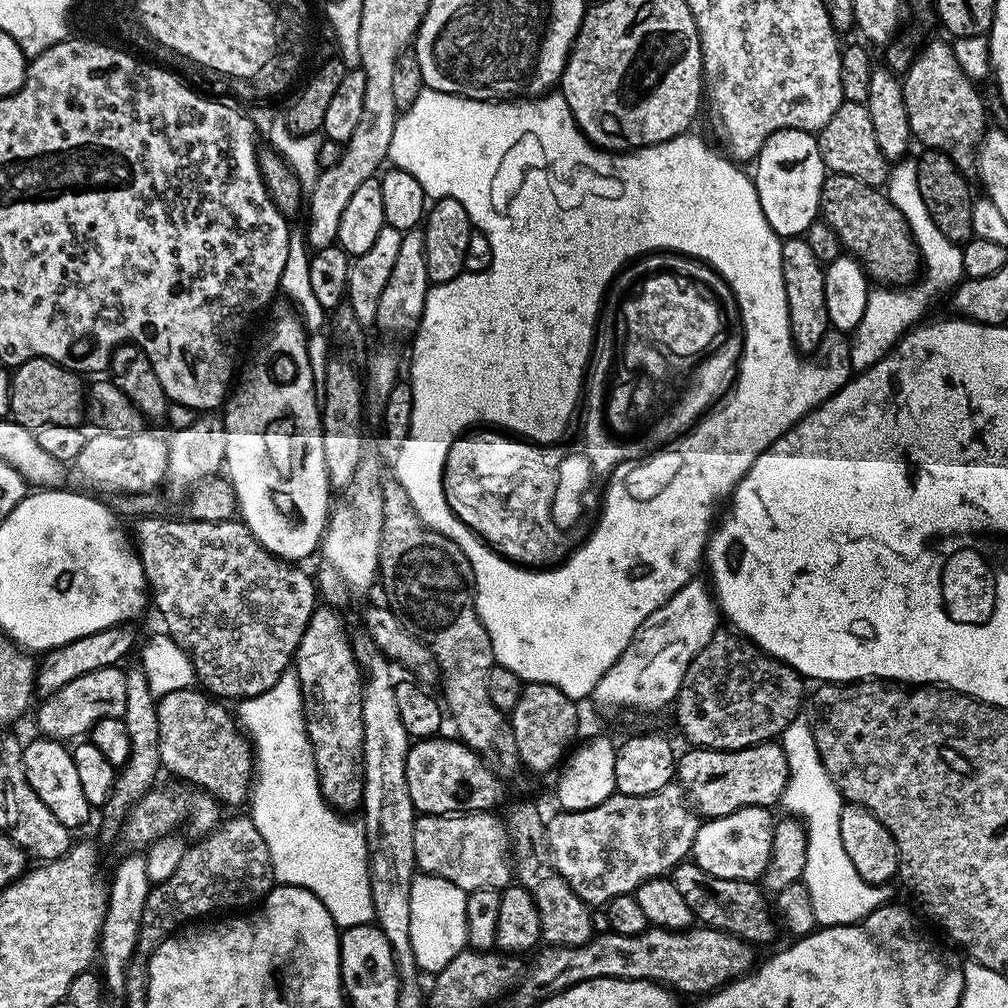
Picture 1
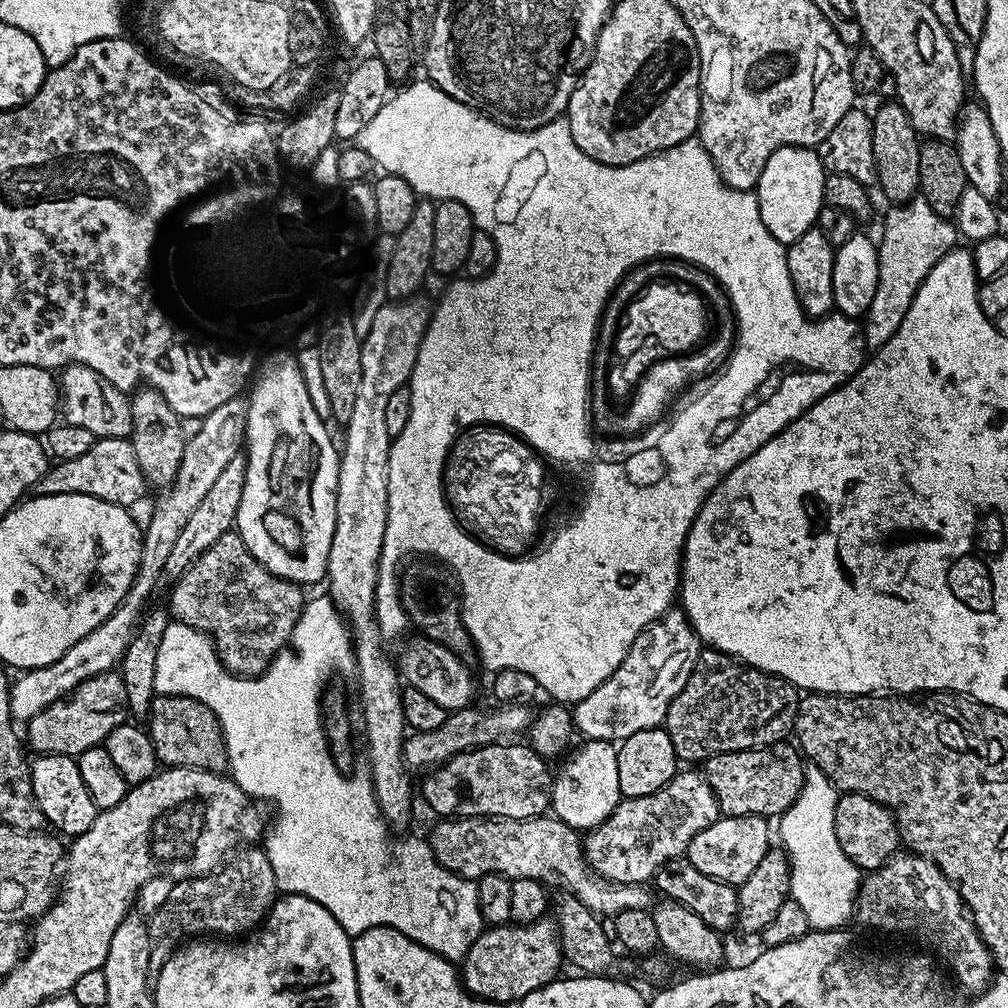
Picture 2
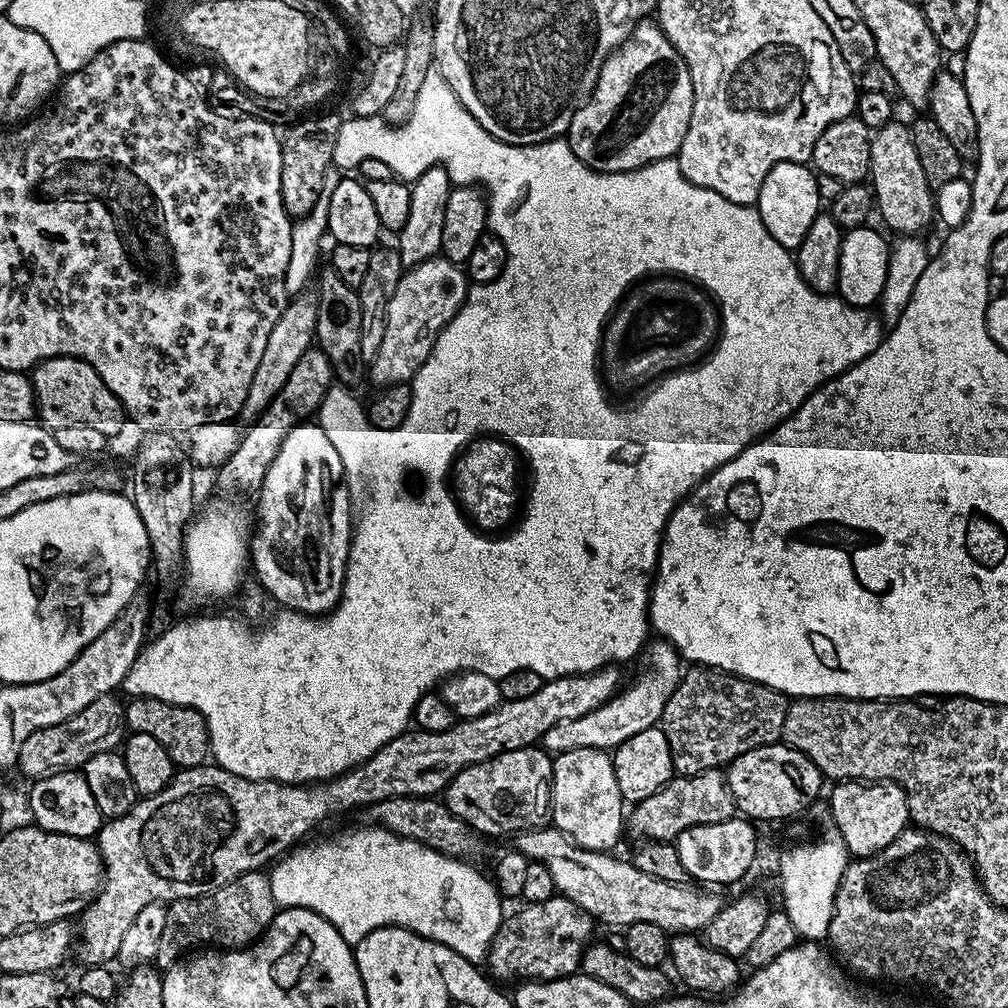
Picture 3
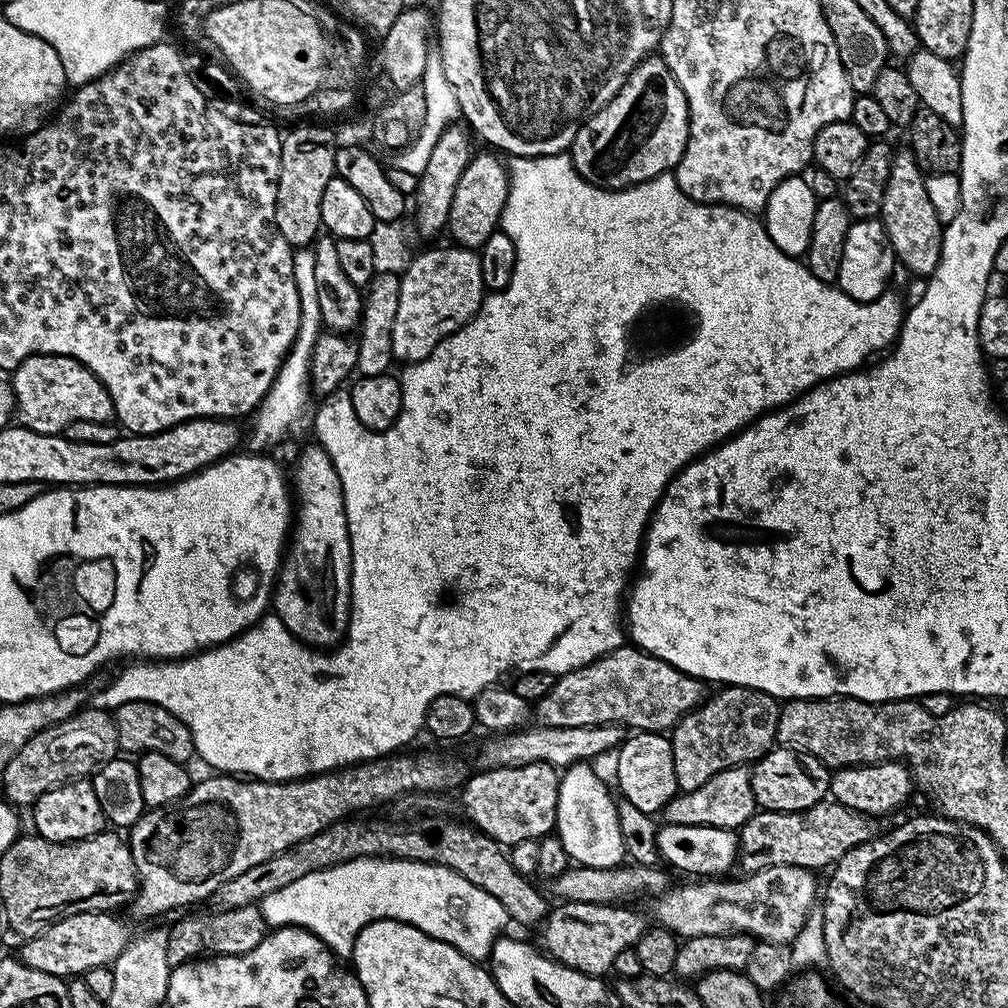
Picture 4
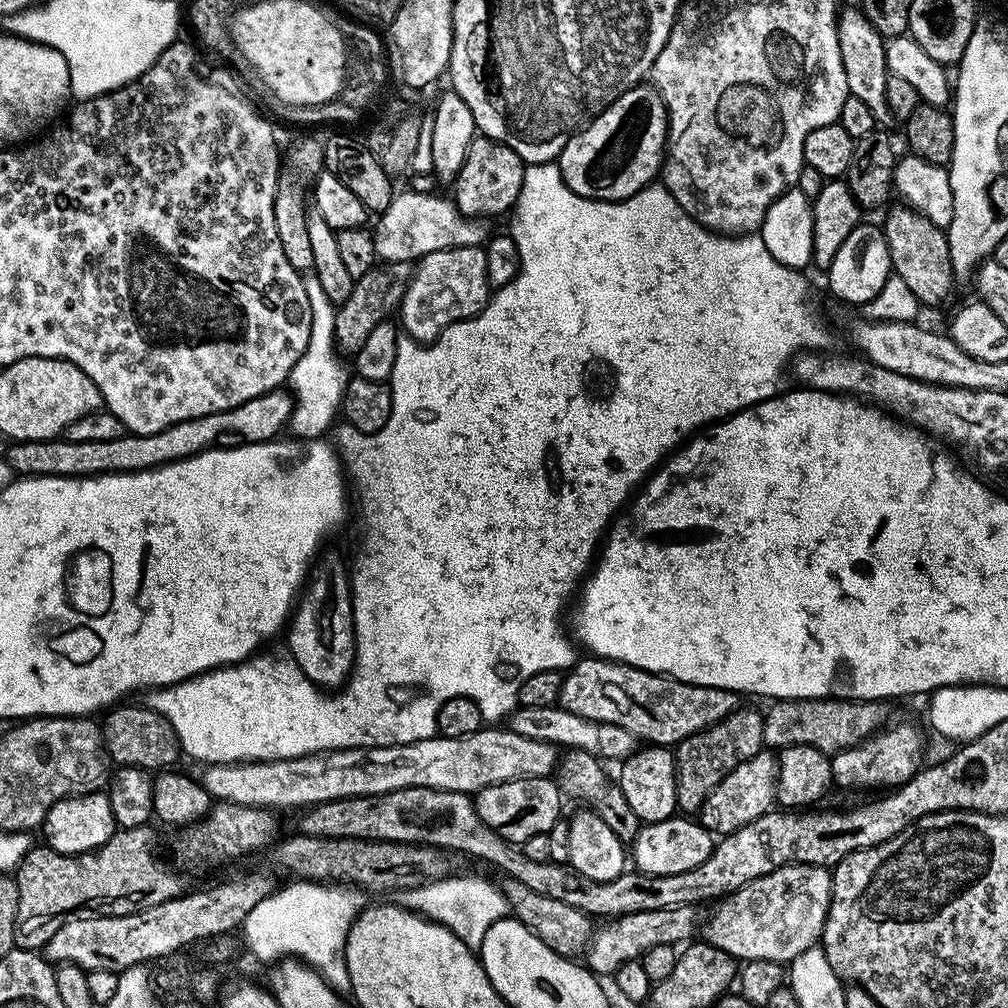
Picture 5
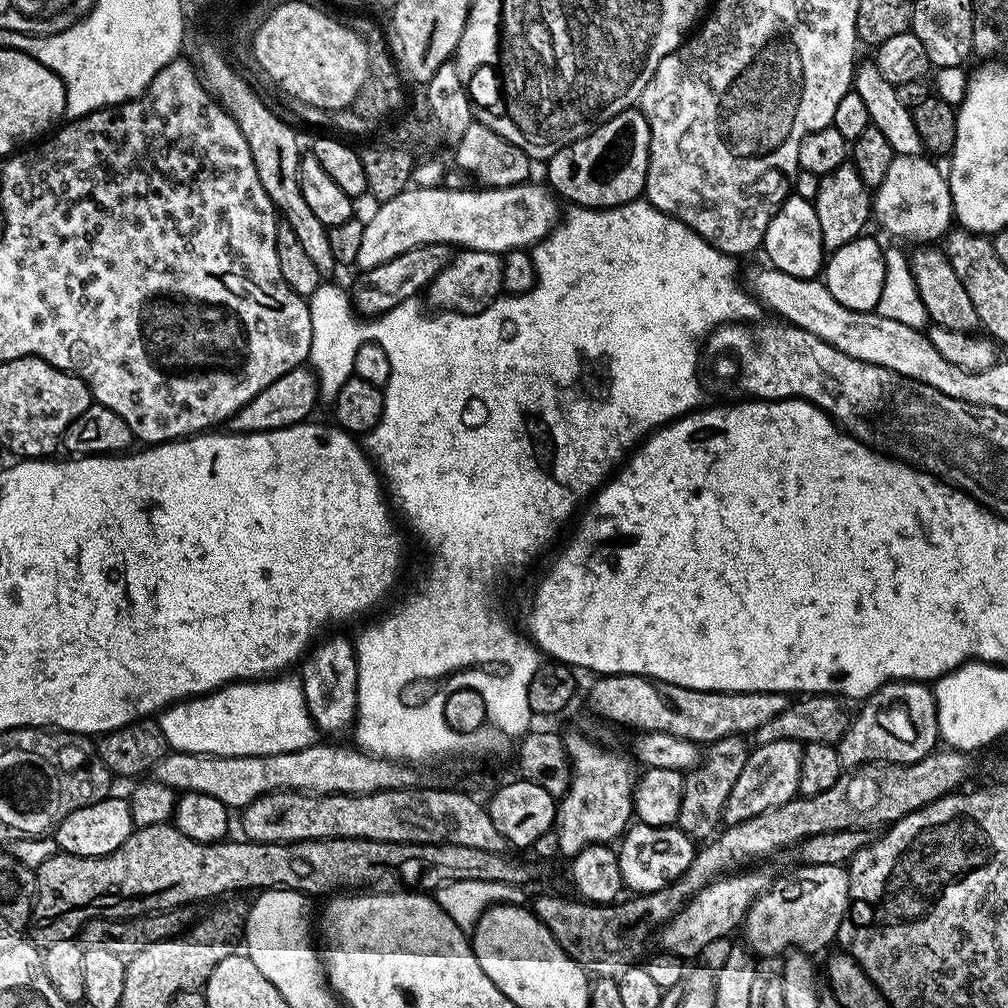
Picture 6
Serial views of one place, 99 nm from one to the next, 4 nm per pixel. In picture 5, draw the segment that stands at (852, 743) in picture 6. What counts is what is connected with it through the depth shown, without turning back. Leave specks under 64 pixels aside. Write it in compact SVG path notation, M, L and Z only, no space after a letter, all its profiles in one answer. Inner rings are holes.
M891 724L861 744L844 748L831 757L832 783L837 789L840 787L895 790L920 771L925 763L923 734L912 724Z

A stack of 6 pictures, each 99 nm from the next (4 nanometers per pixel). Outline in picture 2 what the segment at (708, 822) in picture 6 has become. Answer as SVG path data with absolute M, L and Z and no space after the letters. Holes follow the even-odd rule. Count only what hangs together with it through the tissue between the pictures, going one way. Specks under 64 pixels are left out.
M704 650L701 651L700 660L694 666L686 686L676 695L674 702L670 702L670 710L662 727L670 734L670 742L674 742L677 761L703 762L718 754L745 752L751 748L767 748L781 743L787 737L784 735L793 731L801 699L796 685L781 676L771 676L768 672L752 668L743 660L727 656L725 652Z

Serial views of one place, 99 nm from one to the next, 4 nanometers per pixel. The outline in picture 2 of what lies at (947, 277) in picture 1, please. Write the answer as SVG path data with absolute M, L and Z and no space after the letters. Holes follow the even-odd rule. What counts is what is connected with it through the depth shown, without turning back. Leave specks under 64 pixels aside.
M913 198L899 206L892 206L884 220L884 237L878 240L878 290L862 320L864 343L869 349L881 348L894 330L902 326L910 302L918 286L930 270L947 253L957 247L957 225L951 219L939 216L922 198Z

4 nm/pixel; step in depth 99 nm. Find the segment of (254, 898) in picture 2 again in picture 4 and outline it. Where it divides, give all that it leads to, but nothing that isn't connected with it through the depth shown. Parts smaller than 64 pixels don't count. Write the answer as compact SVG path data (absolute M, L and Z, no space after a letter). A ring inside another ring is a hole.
M255 904L241 908L225 908L204 912L201 916L188 916L167 929L168 962L175 966L200 957L241 956L254 950L266 935L264 916Z

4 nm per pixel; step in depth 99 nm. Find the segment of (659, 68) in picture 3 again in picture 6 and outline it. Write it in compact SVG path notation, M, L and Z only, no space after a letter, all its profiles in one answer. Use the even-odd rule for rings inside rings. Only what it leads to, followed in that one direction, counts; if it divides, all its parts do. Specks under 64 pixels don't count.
M639 107L627 108L625 112L620 112L595 128L588 136L555 152L546 164L547 183L557 197L565 196L569 205L581 208L617 208L645 195L649 146L650 126L647 118Z

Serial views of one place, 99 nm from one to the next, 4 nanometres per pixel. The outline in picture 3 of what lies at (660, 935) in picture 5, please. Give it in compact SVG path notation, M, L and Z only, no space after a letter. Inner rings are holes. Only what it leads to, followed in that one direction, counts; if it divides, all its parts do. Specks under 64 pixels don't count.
M559 894L551 896L546 902L525 903L524 908L512 912L503 917L496 937L488 948L486 957L486 972L493 981L516 980L515 982L527 982L530 980L557 980L563 976L575 976L580 972L580 963L589 944L593 943L592 927L594 921L592 915L582 910L574 902L570 902Z

